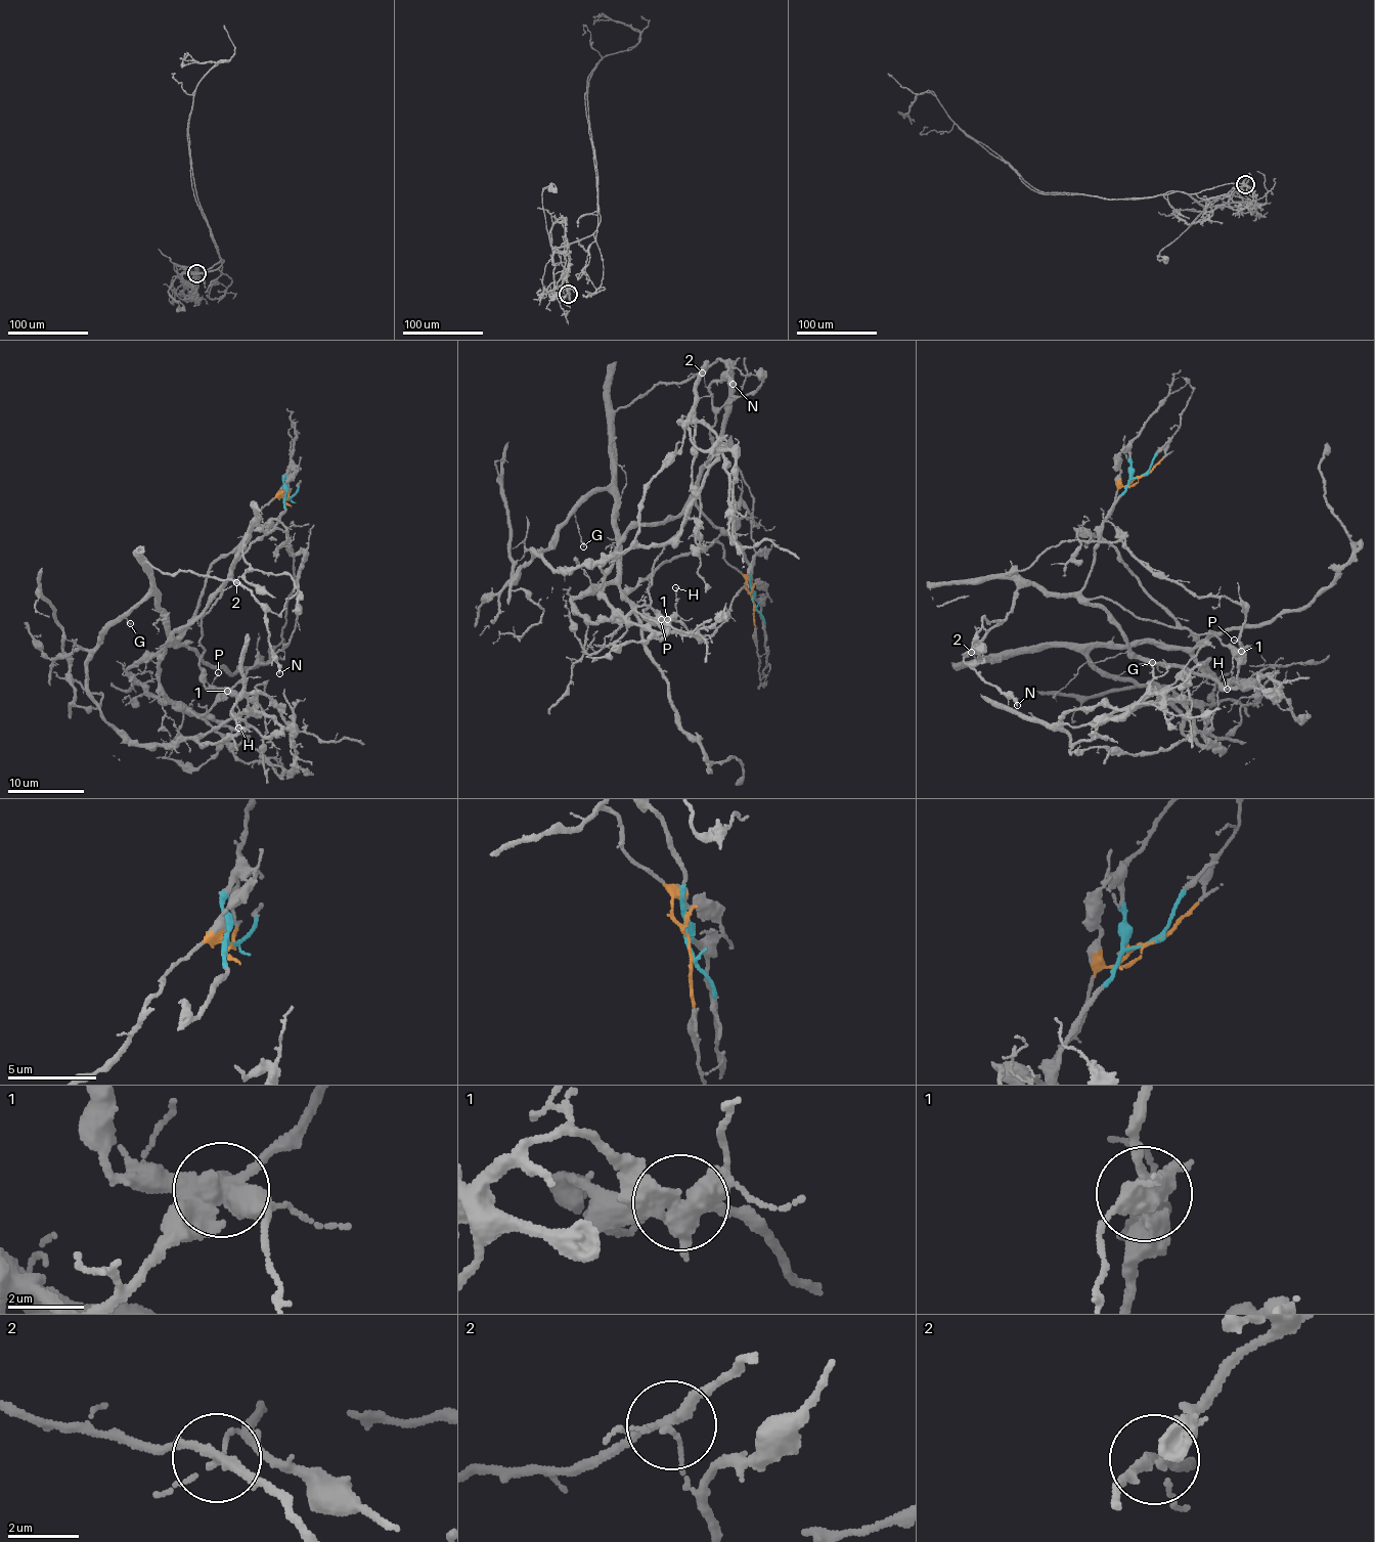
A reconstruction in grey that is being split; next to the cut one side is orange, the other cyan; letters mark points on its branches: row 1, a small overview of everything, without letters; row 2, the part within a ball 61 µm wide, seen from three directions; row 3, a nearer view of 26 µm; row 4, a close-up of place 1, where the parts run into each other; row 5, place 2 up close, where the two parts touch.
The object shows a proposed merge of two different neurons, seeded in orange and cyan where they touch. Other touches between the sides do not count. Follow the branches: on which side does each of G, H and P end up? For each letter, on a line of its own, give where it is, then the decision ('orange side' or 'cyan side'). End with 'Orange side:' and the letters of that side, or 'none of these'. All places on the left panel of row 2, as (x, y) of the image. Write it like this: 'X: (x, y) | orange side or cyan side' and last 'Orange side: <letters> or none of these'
G: (130, 623) | orange side
H: (238, 728) | cyan side
P: (218, 672) | cyan side
Orange side: G

